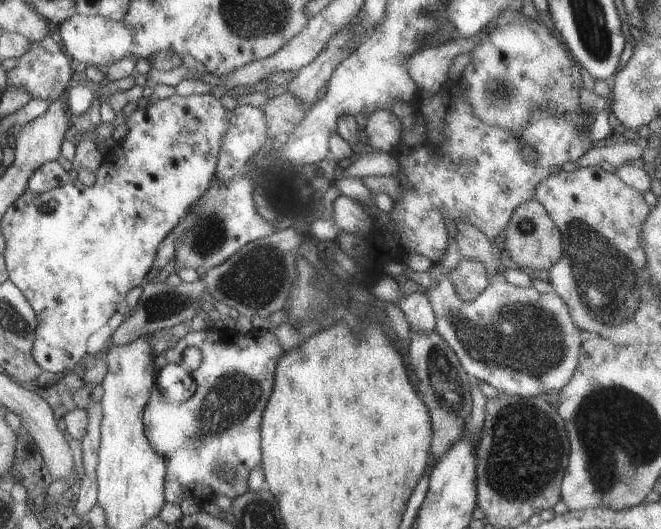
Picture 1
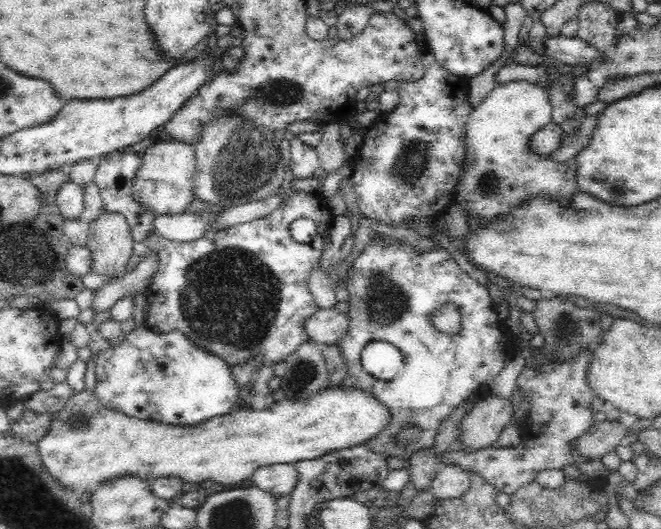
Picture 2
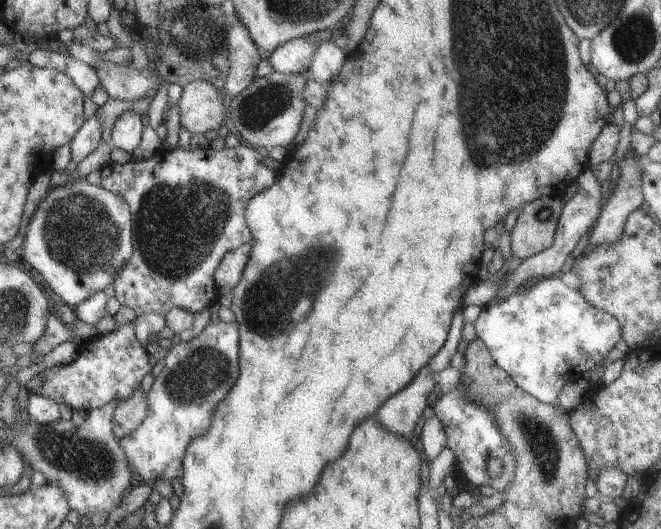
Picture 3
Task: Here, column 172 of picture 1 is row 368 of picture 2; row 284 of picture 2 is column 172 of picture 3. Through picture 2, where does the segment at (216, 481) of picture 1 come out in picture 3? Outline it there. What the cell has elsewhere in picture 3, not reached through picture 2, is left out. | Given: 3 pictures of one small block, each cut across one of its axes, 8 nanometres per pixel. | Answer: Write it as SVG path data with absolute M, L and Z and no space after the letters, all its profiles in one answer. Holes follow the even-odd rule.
M208 322L199 336L171 345L161 373L152 380L146 393L147 410L141 424L119 439L127 468L139 476L140 484L153 486L157 480L181 478L181 460L189 440L201 436L209 428L215 404L227 394L237 380L236 324Z

